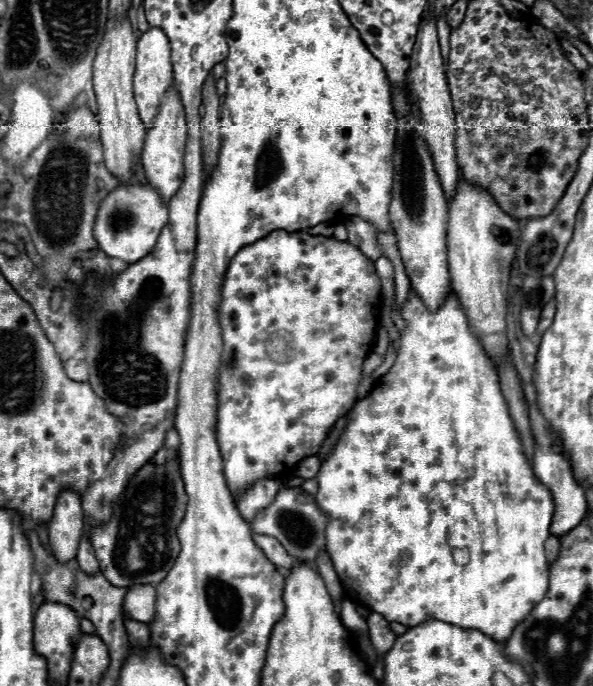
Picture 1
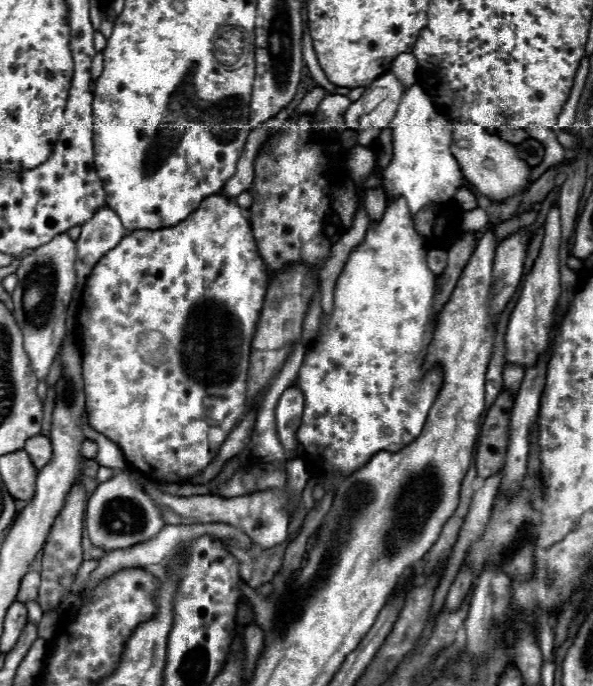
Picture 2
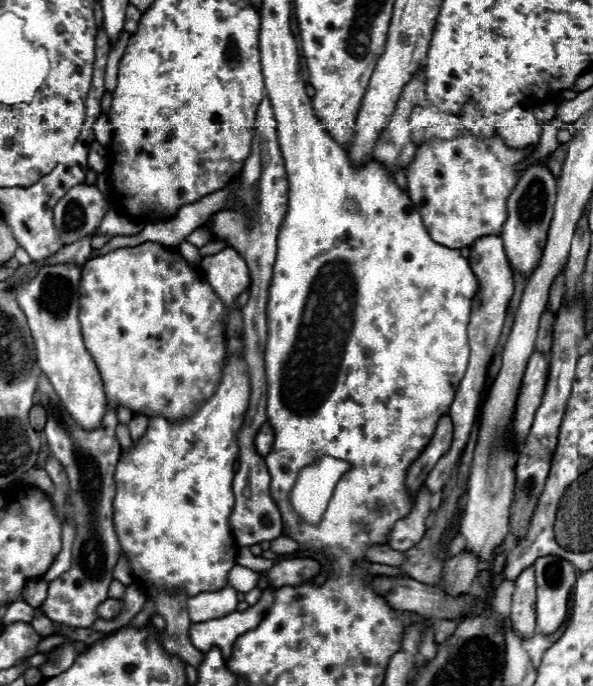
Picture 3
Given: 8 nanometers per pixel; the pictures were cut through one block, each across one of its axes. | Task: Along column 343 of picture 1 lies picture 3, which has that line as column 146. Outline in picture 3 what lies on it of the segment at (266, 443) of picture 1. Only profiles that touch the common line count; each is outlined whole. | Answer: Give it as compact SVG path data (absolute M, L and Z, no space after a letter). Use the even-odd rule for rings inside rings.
M144 242L132 248L118 248L112 250L108 254L96 256L92 260L86 262L86 266L82 268L82 278L80 278L80 326L82 326L82 336L84 336L84 344L86 350L90 352L90 356L94 358L98 372L102 376L104 382L104 394L106 394L106 404L112 406L114 410L118 410L120 406L132 410L132 412L140 412L148 418L152 416L162 416L170 422L178 422L178 420L186 420L190 416L194 416L194 412L198 410L198 406L210 398L222 378L222 366L228 354L228 344L226 344L226 336L224 336L224 302L218 298L218 294L210 288L210 284L206 282L202 272L194 272L188 262L172 248L166 248L164 244L158 242Z

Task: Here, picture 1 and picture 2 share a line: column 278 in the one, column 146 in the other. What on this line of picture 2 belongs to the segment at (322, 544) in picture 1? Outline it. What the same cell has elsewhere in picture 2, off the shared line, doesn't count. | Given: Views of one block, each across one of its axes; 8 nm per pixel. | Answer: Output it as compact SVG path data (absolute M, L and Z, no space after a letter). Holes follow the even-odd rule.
M122 470L114 474L110 480L98 484L94 494L88 498L86 504L86 532L92 546L102 550L124 550L132 548L134 544L146 542L154 538L166 522L154 500L146 494L142 484L138 482L138 474L130 470Z

